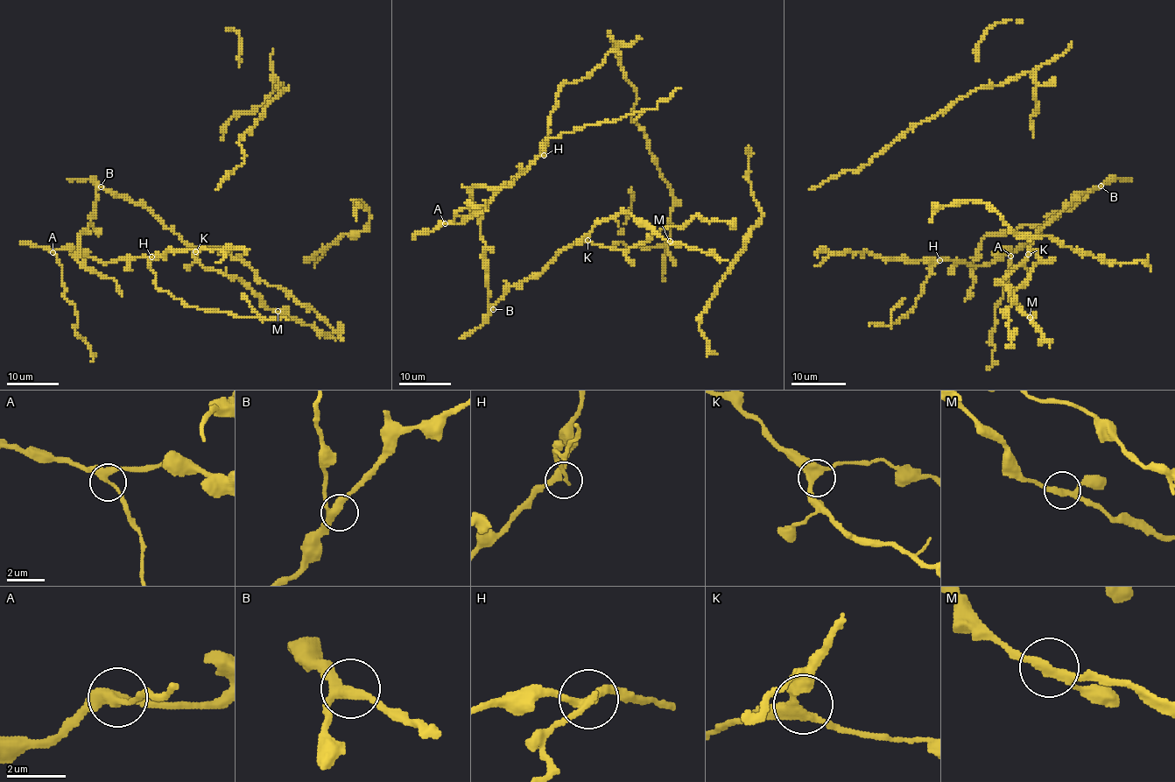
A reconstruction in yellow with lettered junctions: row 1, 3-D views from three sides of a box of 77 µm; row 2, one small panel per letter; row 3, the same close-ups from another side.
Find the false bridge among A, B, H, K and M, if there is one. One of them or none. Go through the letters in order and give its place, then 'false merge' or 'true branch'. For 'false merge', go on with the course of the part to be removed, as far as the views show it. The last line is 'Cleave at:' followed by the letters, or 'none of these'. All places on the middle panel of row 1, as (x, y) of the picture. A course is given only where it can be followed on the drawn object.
A: at (445, 223); true branch
B: at (493, 309); true branch
H: at (544, 155); false merge; foreign part runs (544, 155), (541, 147), (551, 137), (654, 109), (660, 101), (665, 101), (681, 88)
K: at (587, 240); true branch
M: at (670, 241); true branch
Cleave at: H

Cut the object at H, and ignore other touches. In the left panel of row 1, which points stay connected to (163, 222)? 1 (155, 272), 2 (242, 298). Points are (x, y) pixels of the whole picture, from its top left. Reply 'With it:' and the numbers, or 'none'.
With it: none

